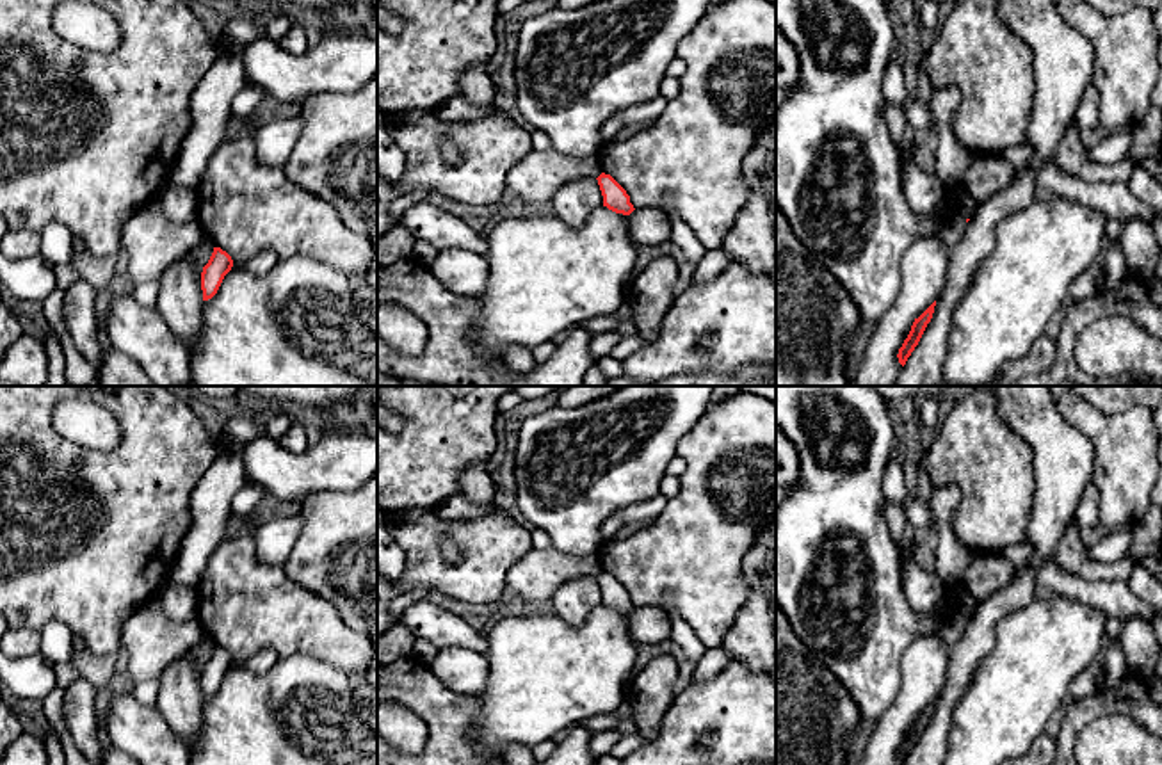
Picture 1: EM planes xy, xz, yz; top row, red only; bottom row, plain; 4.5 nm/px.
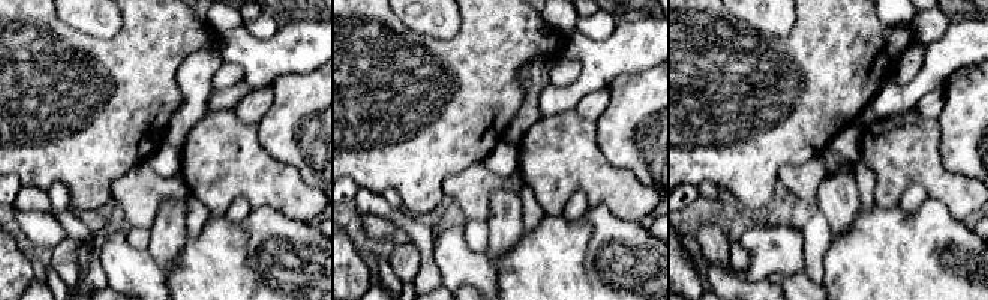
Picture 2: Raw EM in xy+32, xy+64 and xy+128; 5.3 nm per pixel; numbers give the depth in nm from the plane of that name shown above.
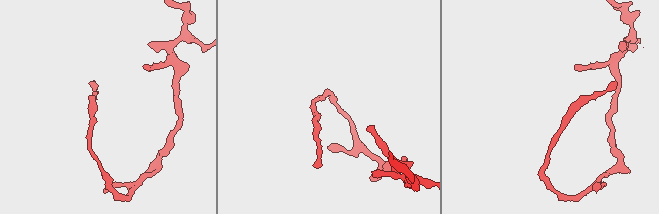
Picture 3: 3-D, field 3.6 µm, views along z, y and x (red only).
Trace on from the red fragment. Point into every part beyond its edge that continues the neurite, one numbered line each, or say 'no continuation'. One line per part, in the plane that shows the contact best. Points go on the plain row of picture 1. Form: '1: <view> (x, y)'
no continuation

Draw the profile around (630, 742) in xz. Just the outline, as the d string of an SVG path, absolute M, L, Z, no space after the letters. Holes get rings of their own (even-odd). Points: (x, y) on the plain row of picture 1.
M623 733L619 742L612 747L610 754L623 760L632 753L637 753L650 742L651 742L650 738L641 737L637 733Z

